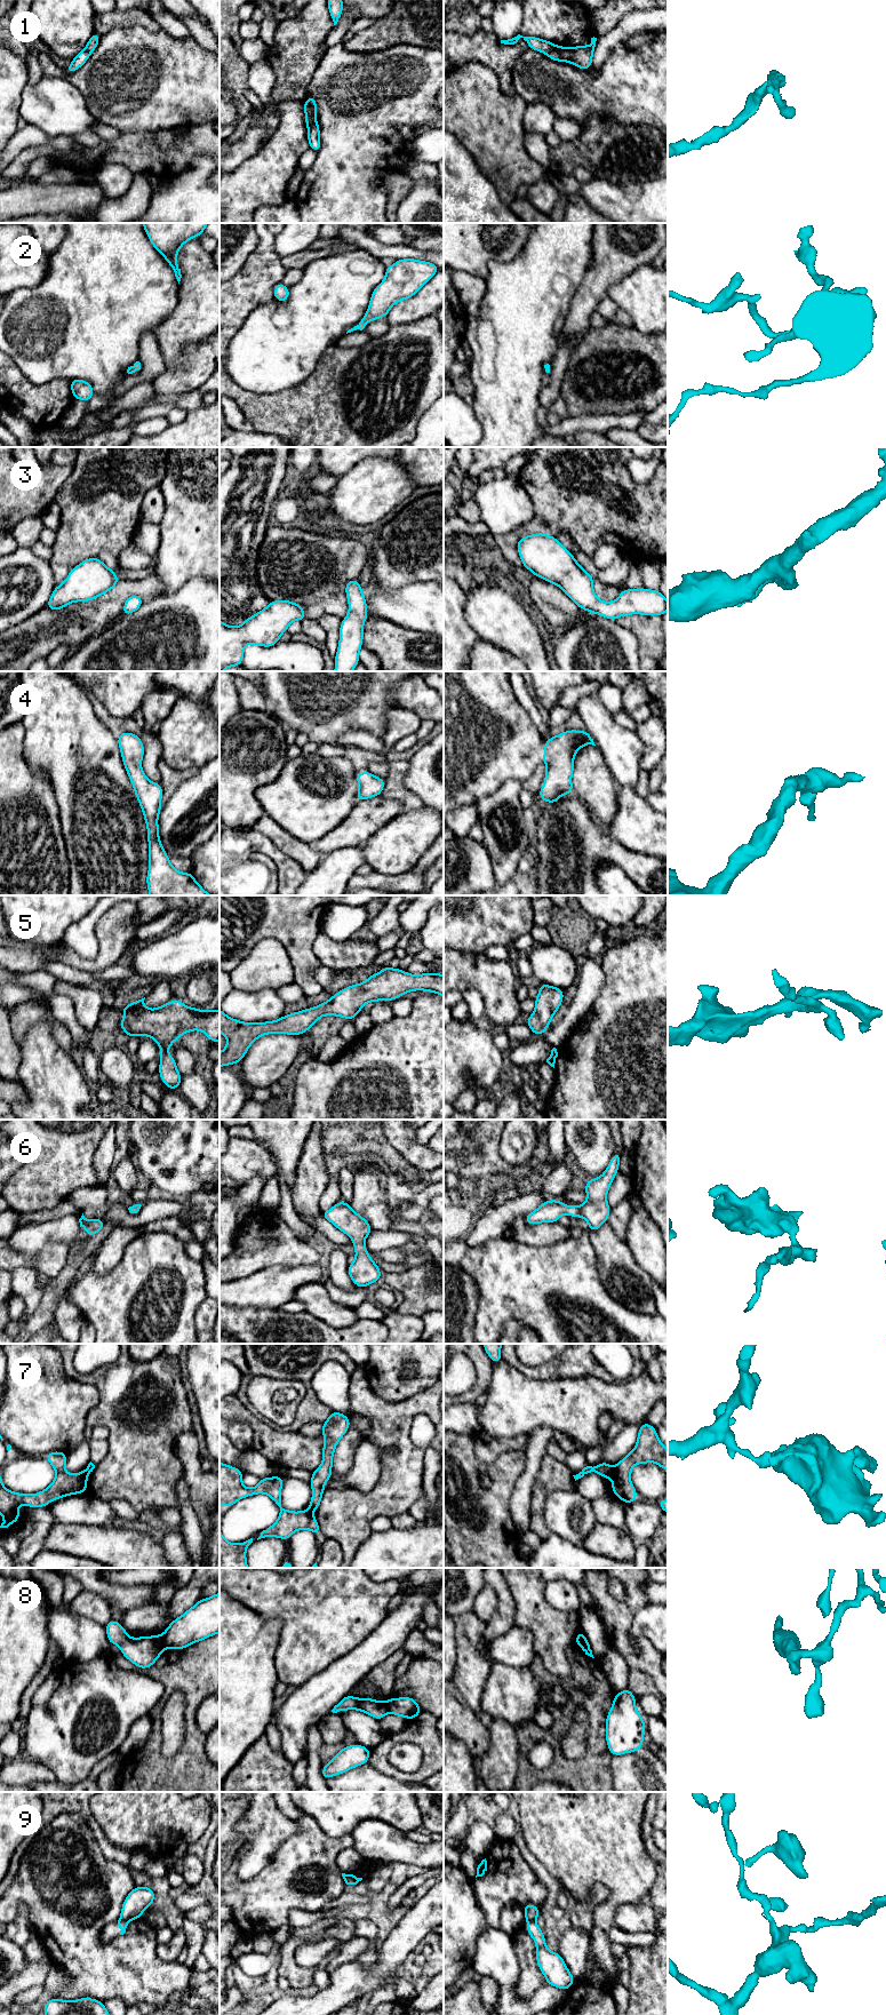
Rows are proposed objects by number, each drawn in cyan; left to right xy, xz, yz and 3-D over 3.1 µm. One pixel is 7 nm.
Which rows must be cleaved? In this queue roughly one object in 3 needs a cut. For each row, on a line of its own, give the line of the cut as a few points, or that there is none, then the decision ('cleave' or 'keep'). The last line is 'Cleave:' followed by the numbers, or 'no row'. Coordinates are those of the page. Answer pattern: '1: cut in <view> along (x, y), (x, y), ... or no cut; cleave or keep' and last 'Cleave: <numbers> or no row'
1: cut in xz along (306, 100), (314, 114); cleave
2: no cut; keep
3: no cut; keep
4: no cut; keep
5: no cut; keep
6: no cut; keep
7: cut in yz along (614, 1467), (609, 1476); cleave
8: cut in xy along (160, 1635), (165, 1647); cleave
9: cut in yz along (526, 1918), (534, 1920); cleave
Cleave: 1, 7, 8, 9

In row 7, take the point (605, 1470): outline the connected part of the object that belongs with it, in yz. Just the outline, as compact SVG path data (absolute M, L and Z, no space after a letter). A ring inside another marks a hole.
M601 1462L597 1467L592 1467L591 1465L586 1464L578 1474L573 1475L573 1476L576 1481L590 1472L596 1472L599 1475L601 1475L602 1478L609 1479L612 1476L613 1468L614 1467L612 1467L609 1464L607 1464L605 1462Z

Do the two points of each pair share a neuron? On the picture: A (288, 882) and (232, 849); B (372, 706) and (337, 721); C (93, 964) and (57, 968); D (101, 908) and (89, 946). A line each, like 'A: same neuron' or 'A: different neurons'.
A: same neuron
B: same neuron
C: different neurons
D: same neuron

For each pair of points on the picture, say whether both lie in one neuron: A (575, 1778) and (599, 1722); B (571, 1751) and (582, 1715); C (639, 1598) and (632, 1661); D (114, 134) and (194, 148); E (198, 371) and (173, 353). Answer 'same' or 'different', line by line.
A: same
B: same
C: same
D: different
E: different

